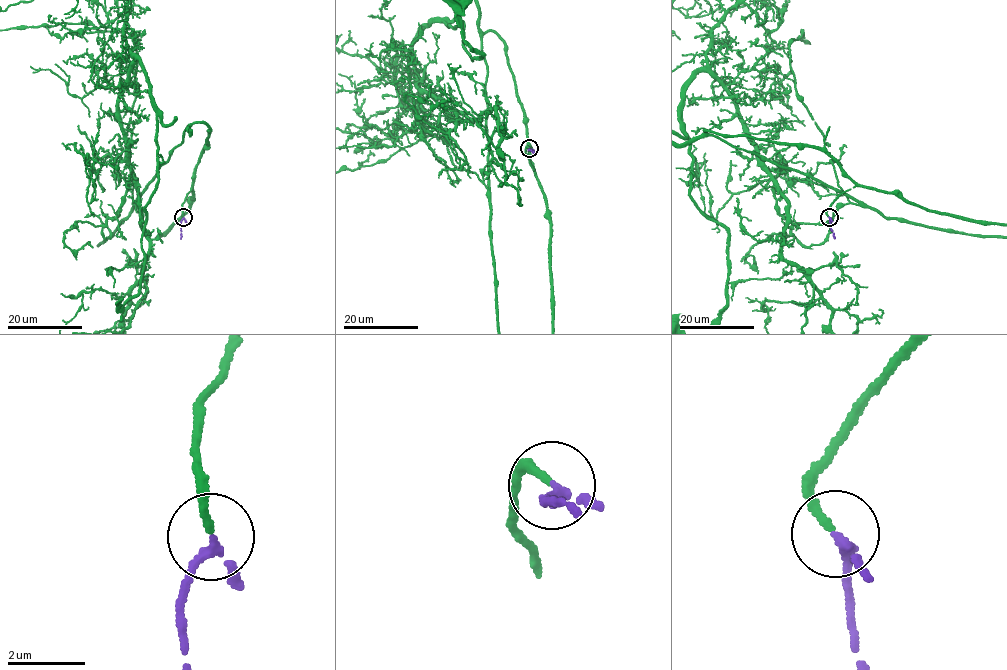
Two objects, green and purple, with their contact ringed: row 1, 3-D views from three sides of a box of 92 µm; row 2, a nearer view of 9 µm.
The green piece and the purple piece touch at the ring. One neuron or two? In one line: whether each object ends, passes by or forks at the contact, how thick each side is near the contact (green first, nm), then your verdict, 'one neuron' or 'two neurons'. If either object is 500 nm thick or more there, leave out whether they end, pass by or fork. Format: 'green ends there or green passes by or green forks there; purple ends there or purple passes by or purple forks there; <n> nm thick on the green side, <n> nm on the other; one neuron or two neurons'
green ends there; purple passes by; 200 nm thick on the green side, 200 nm on the other; one neuron

